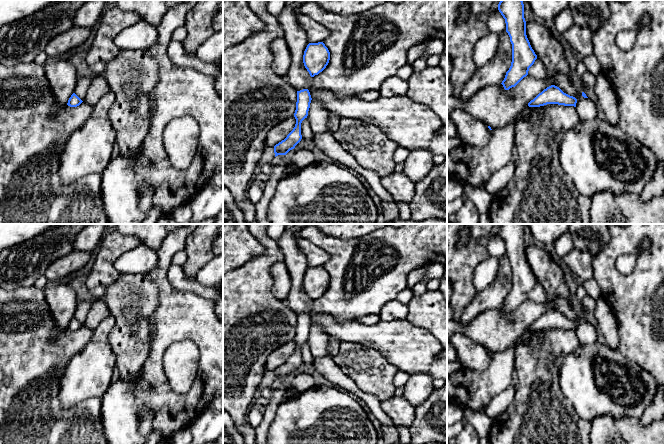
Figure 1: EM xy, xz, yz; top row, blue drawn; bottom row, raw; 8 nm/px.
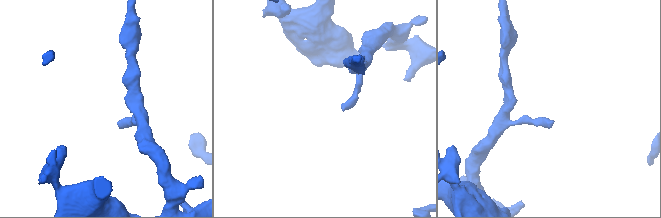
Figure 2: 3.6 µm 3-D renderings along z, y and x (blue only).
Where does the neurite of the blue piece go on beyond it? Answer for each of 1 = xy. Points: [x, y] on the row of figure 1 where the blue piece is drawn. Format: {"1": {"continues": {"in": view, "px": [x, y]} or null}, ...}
{"1": {"continues": null}}

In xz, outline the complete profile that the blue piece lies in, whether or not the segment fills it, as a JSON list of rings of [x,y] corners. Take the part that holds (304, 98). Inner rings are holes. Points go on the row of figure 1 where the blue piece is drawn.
[[[308,89],[297,91],[296,110],[294,113],[296,124],[287,137],[274,146],[275,157],[286,155],[301,141],[301,123],[308,116],[311,100],[312,98]]]

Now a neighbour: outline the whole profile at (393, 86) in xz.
[[[393,76],[385,80],[379,90],[381,96],[392,96],[392,95],[406,95],[408,90],[408,81]]]

